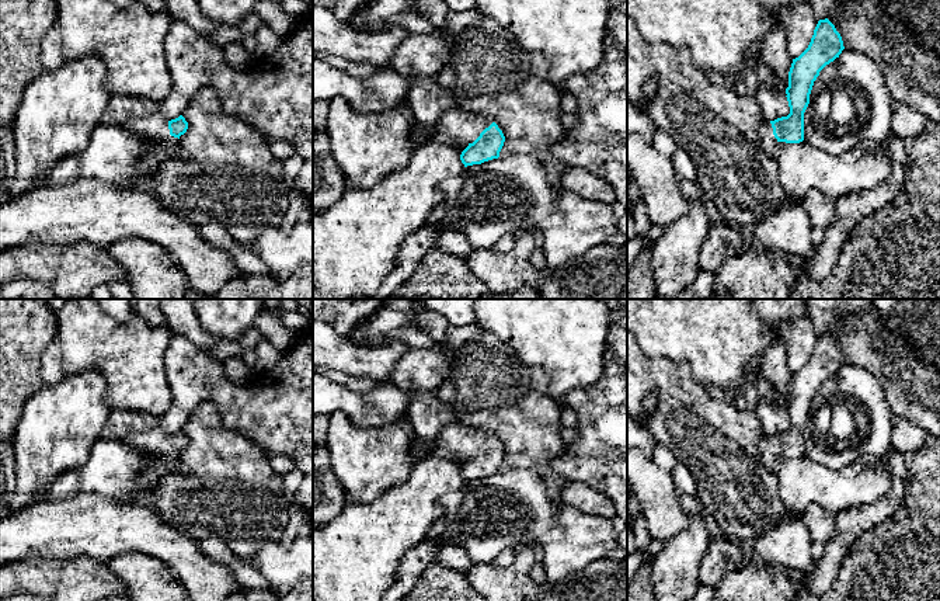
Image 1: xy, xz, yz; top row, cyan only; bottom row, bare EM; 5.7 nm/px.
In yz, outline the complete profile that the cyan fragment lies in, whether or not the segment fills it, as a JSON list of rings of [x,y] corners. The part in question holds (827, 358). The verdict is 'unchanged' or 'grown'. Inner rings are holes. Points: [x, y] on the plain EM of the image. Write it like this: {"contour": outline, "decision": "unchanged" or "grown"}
{"contour": [[[819,334],[808,362],[793,374],[788,386],[786,411],[790,421],[787,431],[763,435],[759,452],[763,465],[773,470],[779,456],[800,458],[804,455],[804,427],[810,418],[810,409],[819,386],[833,376],[845,364],[840,348],[828,334]]], "decision": "grown"}

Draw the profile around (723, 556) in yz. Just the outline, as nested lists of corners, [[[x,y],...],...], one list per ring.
[[[711,538],[699,569],[700,584],[716,587],[725,574],[744,567],[742,543]]]

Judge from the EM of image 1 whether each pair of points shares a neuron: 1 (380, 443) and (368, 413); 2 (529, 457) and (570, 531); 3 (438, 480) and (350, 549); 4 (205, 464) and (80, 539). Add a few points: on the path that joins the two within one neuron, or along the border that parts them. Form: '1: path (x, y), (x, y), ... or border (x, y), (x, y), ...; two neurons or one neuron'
1: border (344, 413), (358, 426), (383, 426), (404, 417); two neurons
2: border (539, 476), (550, 502), (556, 507), (561, 506); two neurons
3: path (415, 500), (393, 523), (389, 523), (372, 538); one neuron
4: border (145, 503), (170, 525); two neurons

